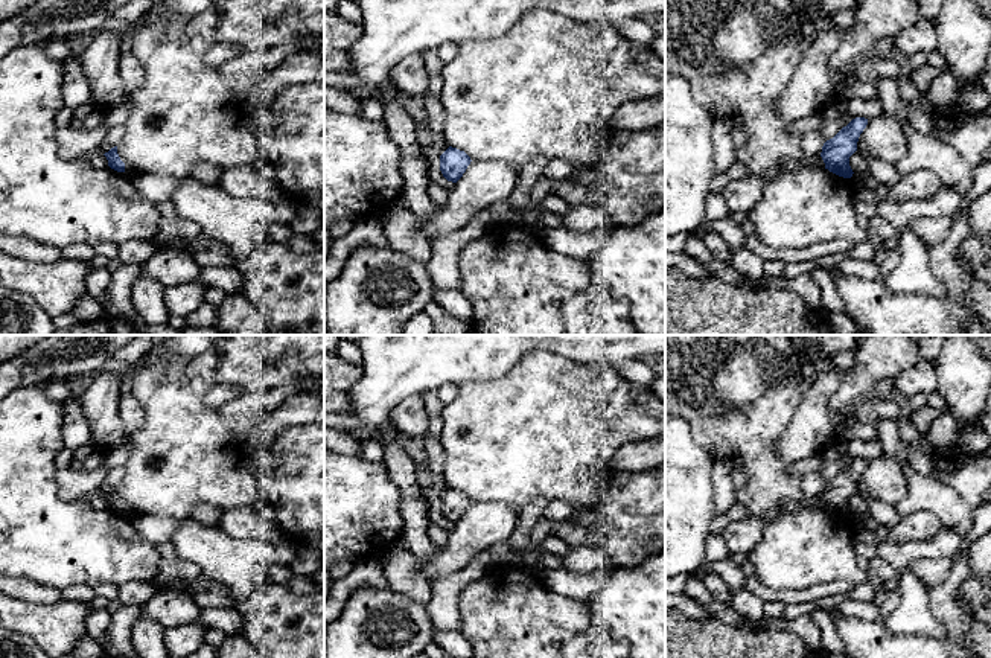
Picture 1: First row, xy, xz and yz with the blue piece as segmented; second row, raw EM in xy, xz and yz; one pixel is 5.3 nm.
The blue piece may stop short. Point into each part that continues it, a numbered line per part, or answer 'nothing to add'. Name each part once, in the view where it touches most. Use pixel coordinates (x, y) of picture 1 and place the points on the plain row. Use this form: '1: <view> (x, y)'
nothing to add

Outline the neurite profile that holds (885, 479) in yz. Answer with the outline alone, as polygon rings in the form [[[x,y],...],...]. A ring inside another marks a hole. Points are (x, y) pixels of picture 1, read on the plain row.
[[[886,454],[868,462],[859,484],[872,498],[891,506],[898,506],[907,494],[907,477],[903,463]]]

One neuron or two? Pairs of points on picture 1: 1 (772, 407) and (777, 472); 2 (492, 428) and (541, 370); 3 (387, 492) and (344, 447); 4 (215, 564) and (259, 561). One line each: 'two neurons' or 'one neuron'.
1: one neuron
2: one neuron
3: two neurons
4: one neuron

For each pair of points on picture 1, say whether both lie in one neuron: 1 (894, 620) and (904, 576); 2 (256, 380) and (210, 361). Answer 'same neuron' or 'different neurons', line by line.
1: same neuron
2: same neuron

